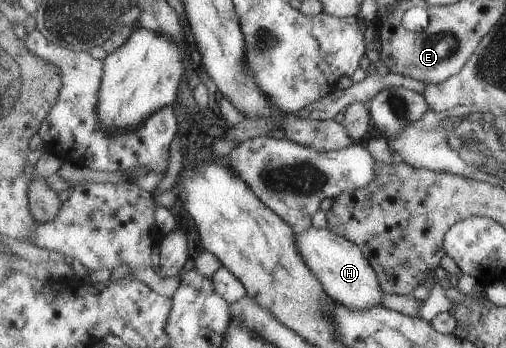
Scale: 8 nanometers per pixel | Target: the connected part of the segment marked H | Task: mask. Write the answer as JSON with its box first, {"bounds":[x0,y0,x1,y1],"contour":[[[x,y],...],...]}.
{"bounds":[295,227,385,311],"contour":[[[309,227],[303,233],[295,232],[295,239],[298,240],[299,251],[302,252],[307,267],[319,277],[319,281],[335,302],[359,311],[383,306],[385,291],[379,283],[379,275],[362,248],[353,243],[353,240],[337,235],[329,228],[317,229],[317,227]]]}

